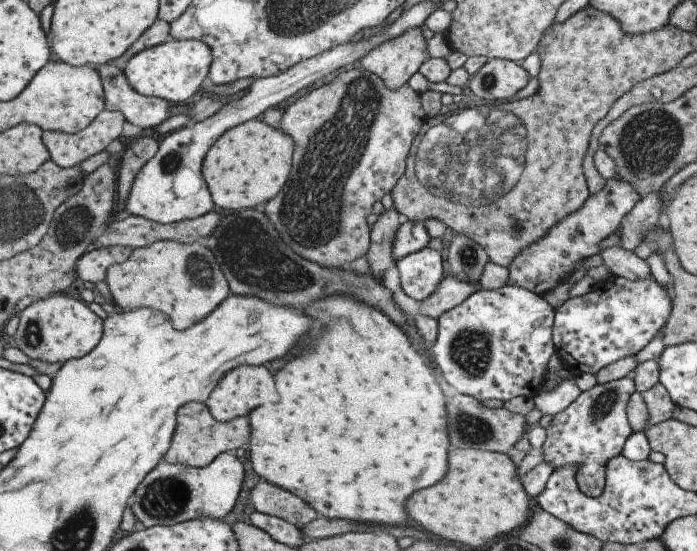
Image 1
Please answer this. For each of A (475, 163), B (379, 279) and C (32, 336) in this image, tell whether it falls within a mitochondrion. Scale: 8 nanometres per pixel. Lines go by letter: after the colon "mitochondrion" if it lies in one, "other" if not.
A: mitochondrion
B: other
C: mitochondrion

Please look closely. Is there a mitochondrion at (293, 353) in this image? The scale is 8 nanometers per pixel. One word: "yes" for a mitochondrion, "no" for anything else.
no

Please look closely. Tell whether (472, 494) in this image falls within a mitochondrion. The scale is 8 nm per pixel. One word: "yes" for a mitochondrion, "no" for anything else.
no

